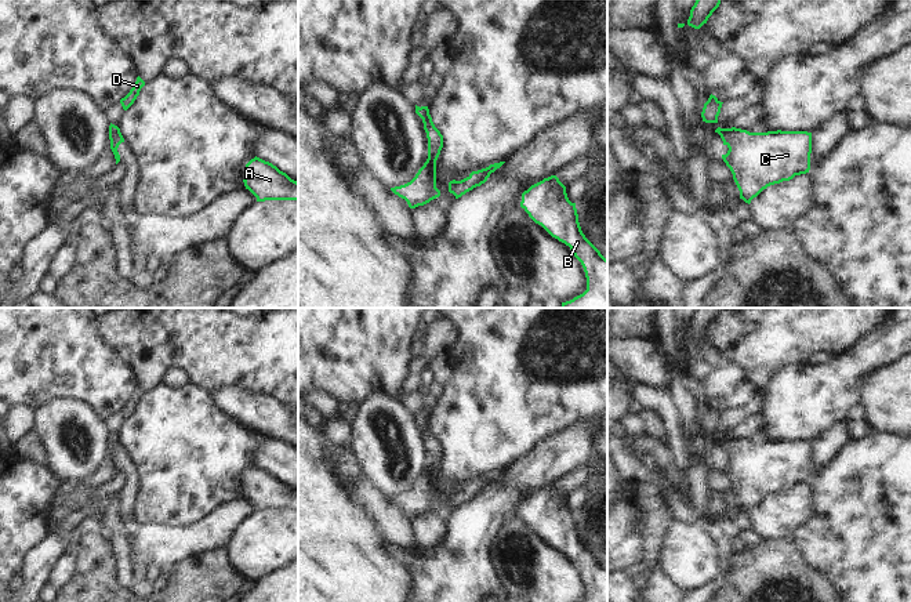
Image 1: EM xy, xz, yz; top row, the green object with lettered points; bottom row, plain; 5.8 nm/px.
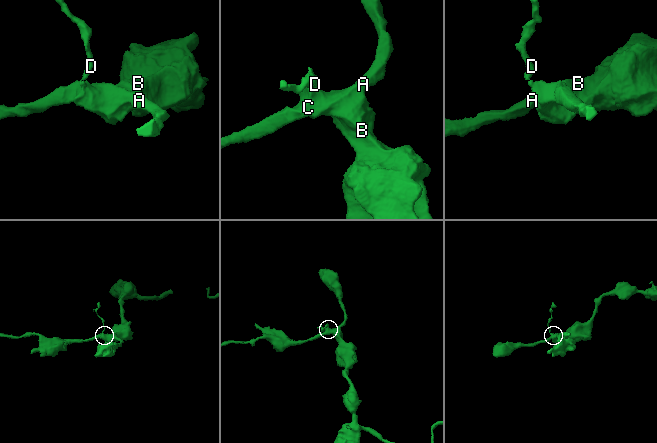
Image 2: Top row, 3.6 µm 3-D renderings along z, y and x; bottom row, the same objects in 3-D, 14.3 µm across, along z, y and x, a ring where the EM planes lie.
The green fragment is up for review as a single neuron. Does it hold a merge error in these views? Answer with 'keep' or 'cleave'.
keep

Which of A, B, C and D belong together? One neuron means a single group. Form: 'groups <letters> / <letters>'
groups A B C D

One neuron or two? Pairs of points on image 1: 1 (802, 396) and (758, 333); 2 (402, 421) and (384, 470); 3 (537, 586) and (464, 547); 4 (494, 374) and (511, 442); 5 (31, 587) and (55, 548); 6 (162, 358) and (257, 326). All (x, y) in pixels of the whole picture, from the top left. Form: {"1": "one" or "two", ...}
{"1": "two", "2": "one", "3": "two", "4": "one", "5": "one", "6": "one"}

